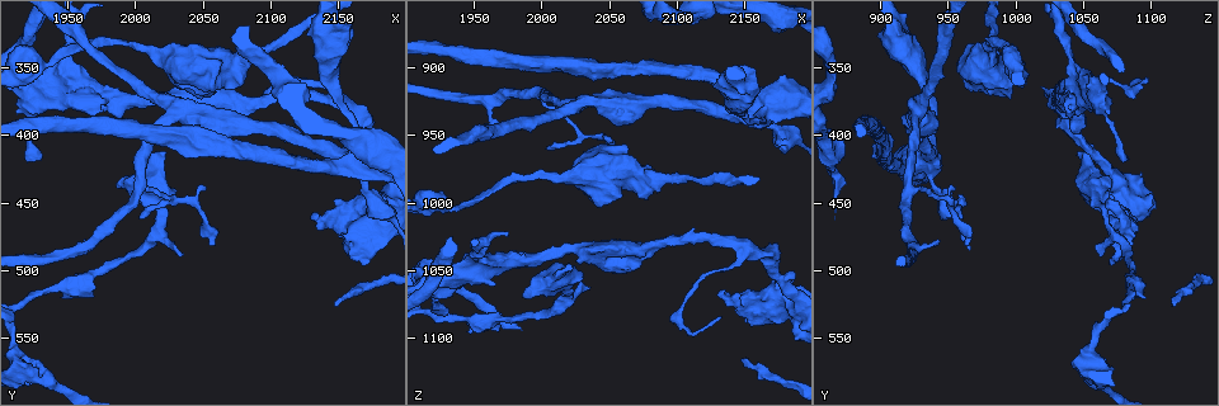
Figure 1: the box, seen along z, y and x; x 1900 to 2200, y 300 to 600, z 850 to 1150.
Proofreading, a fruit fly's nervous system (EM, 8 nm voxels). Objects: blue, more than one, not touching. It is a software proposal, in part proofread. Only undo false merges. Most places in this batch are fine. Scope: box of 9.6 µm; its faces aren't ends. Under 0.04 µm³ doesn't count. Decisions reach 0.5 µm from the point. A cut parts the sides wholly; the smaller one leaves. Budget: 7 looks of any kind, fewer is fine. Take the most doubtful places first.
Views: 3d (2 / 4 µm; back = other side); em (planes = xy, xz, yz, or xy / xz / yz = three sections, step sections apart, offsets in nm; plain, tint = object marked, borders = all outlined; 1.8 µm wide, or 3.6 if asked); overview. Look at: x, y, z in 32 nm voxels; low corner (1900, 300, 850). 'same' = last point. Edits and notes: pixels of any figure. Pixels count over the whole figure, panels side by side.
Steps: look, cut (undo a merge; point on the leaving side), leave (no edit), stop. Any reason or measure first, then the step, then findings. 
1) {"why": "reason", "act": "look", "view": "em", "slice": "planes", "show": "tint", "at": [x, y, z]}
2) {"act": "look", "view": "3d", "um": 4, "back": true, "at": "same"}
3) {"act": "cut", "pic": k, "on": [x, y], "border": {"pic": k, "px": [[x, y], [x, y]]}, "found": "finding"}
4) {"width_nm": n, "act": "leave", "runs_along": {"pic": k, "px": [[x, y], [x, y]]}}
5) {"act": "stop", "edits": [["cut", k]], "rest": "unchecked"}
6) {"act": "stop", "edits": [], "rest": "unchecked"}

{"why": "thin neck", "act": "look", "view": "3d", "um": 4, "at": [2158, 416, 938]}

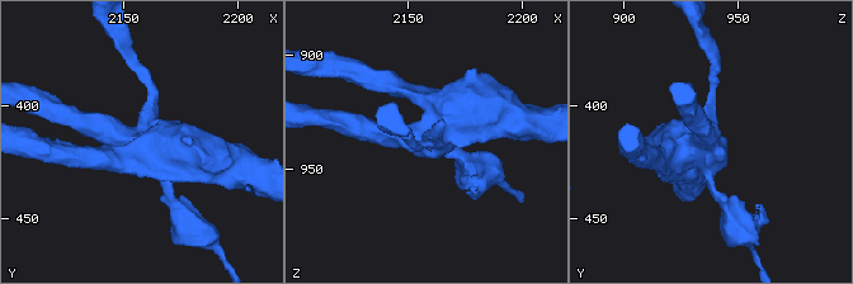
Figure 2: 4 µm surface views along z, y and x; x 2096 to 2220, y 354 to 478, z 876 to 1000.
{"act": "look", "view": "em", "um": 3.6, "slice": "planes", "show": "tint", "at": [2158, 417, 937]}

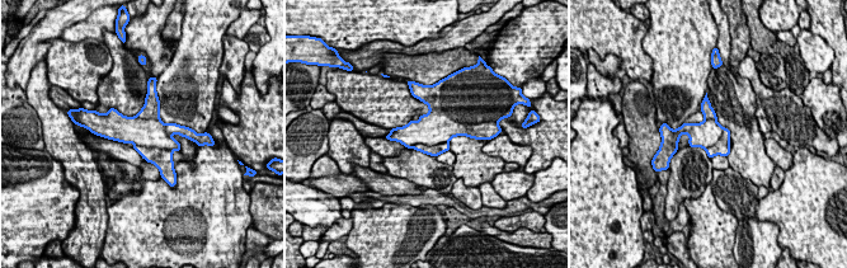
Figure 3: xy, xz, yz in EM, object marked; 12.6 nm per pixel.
{"act": "leave", "found": "continuous, no second neuron"}

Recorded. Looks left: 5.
{"why": "a fork", "act": "look", "view": "em", "um": 3.6, "slice": "planes", "show": "tint", "at": [2038, 386, 926]}

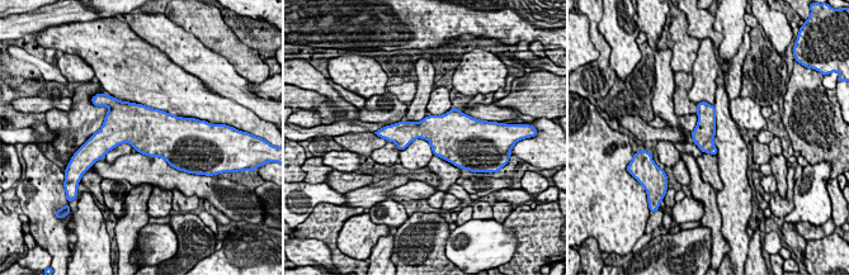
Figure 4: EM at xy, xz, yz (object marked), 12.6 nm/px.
{"act": "leave", "found": "all the same neuron"}

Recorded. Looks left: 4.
{"why": "three arms meet", "act": "look", "view": "em", "um": 3.6, "slice": "planes", "show": "plain", "at": [2074, 380, 1034]}

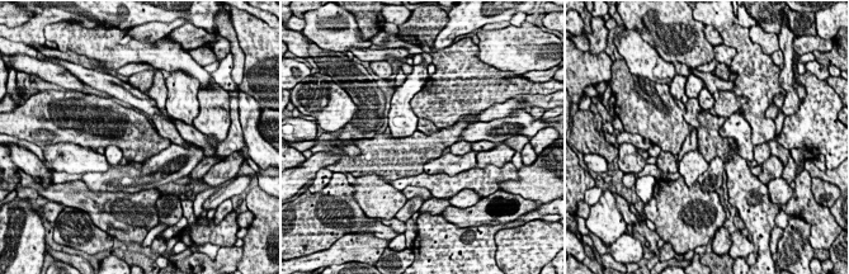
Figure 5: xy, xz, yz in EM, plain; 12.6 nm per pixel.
{"why": "where the object lies", "act": "look", "view": "em", "um": 3.6, "slice": "planes", "show": "tint", "at": "same"}

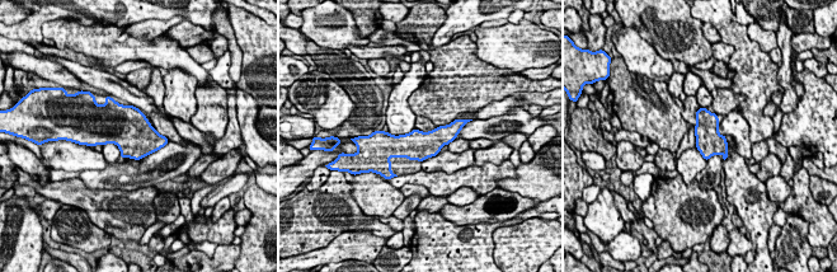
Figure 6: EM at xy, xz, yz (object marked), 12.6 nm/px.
{"act": "leave", "found": "continuous, no second neuron"}

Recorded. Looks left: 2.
{"act": "stop", "edits": [], "rest": "unchecked"}

